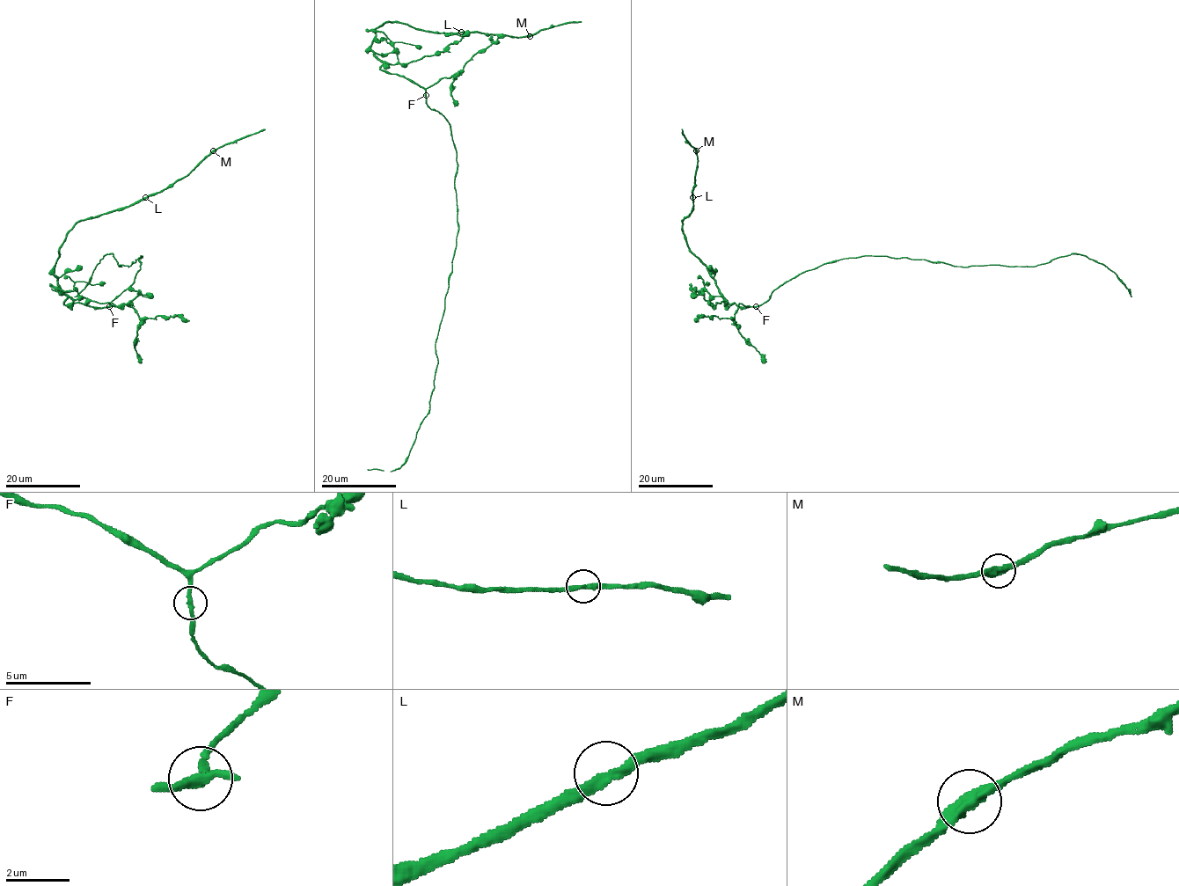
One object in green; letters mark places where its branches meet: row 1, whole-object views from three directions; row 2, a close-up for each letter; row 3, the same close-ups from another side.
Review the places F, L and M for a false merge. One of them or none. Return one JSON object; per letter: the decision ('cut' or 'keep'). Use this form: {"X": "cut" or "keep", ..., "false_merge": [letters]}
{"F": "keep", "L": "keep", "M": "keep", "false_merge": []}

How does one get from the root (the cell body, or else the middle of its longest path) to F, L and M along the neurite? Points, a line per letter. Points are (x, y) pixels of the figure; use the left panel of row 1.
F: (131, 284), (109, 306)
L: (131, 284), (107, 307), (65, 304), (54, 265), (66, 233), (76, 223), (121, 210), (145, 197)
M: (131, 284), (107, 307), (65, 304), (54, 265), (66, 233), (78, 222), (121, 210), (164, 191), (213, 150)

